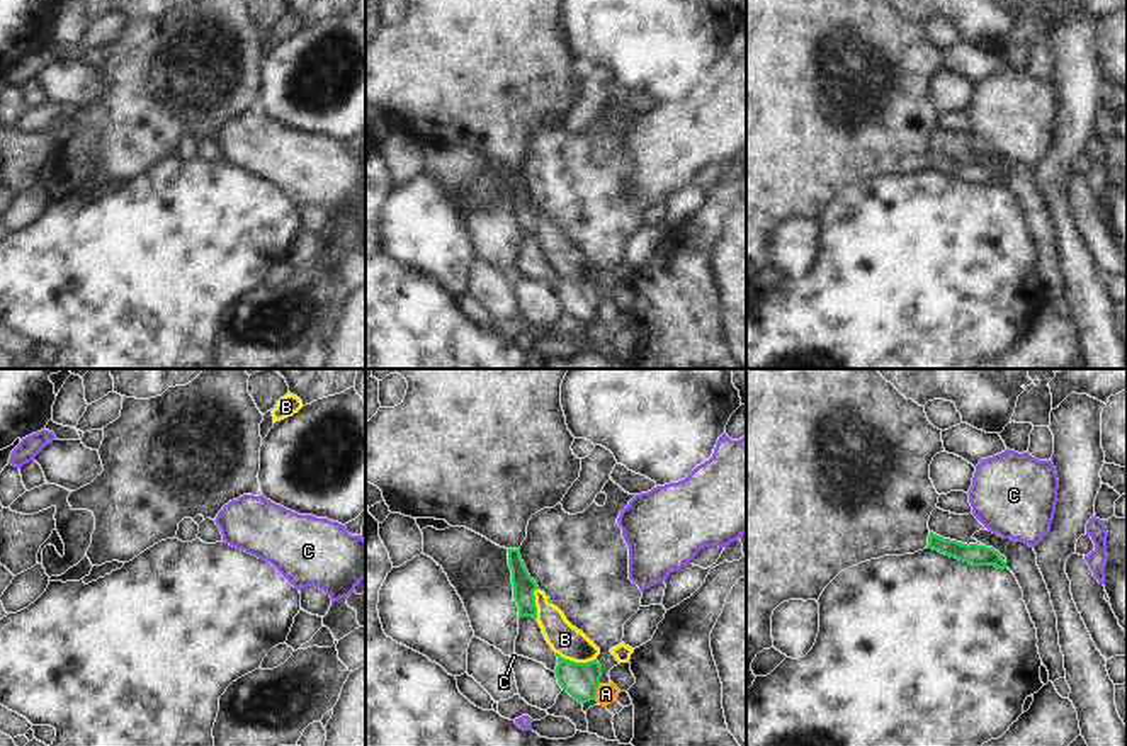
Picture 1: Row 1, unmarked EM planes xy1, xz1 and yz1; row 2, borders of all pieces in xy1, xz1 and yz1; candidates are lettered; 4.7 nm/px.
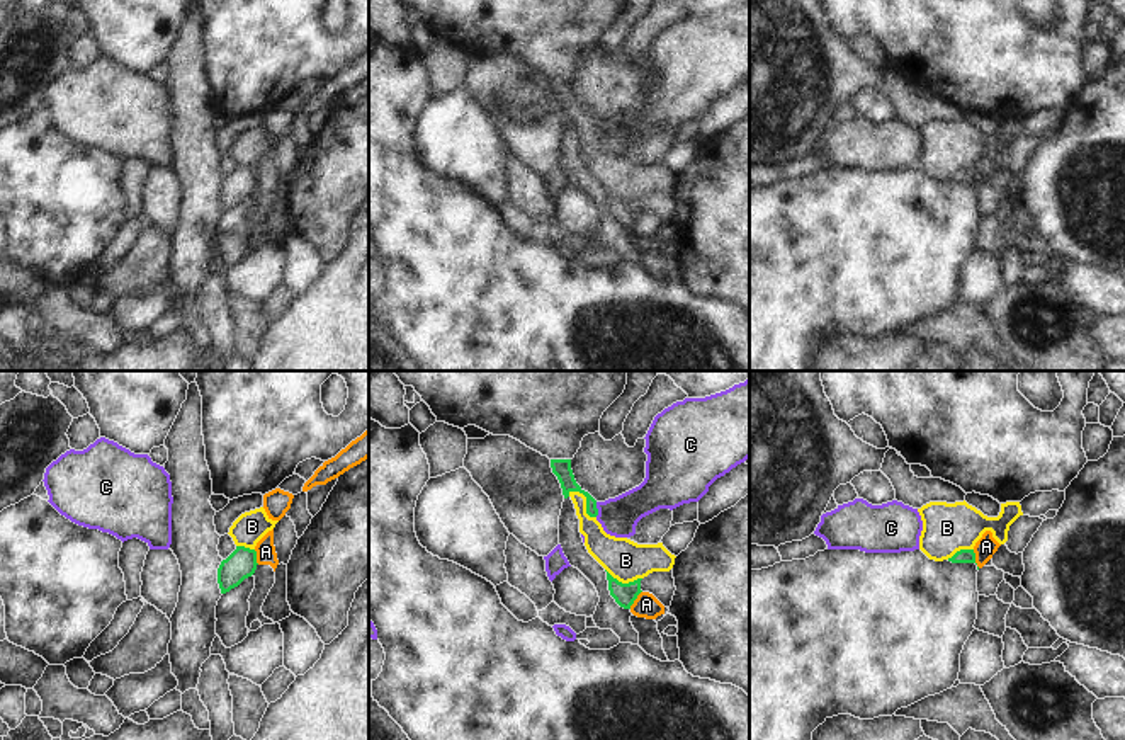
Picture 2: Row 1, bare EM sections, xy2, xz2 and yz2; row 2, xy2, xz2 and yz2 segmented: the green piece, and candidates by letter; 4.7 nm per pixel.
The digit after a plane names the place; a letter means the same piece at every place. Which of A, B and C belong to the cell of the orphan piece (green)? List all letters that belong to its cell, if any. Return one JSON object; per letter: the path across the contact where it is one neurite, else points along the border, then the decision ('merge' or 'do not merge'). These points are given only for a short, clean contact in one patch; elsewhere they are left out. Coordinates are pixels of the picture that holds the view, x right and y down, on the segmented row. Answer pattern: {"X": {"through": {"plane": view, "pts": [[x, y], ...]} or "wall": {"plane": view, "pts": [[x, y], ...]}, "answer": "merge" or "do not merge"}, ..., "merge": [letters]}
{"A": {"wall": {"plane": "xz2", "pts": [[641, 591], [629, 608]]}, "answer": "do not merge"}, "B": {"answer": "do not merge"}, "C": {"wall": {"plane": "xz2", "pts": [[595, 502], [597, 516]]}, "answer": "do not merge"}, "merge": []}

